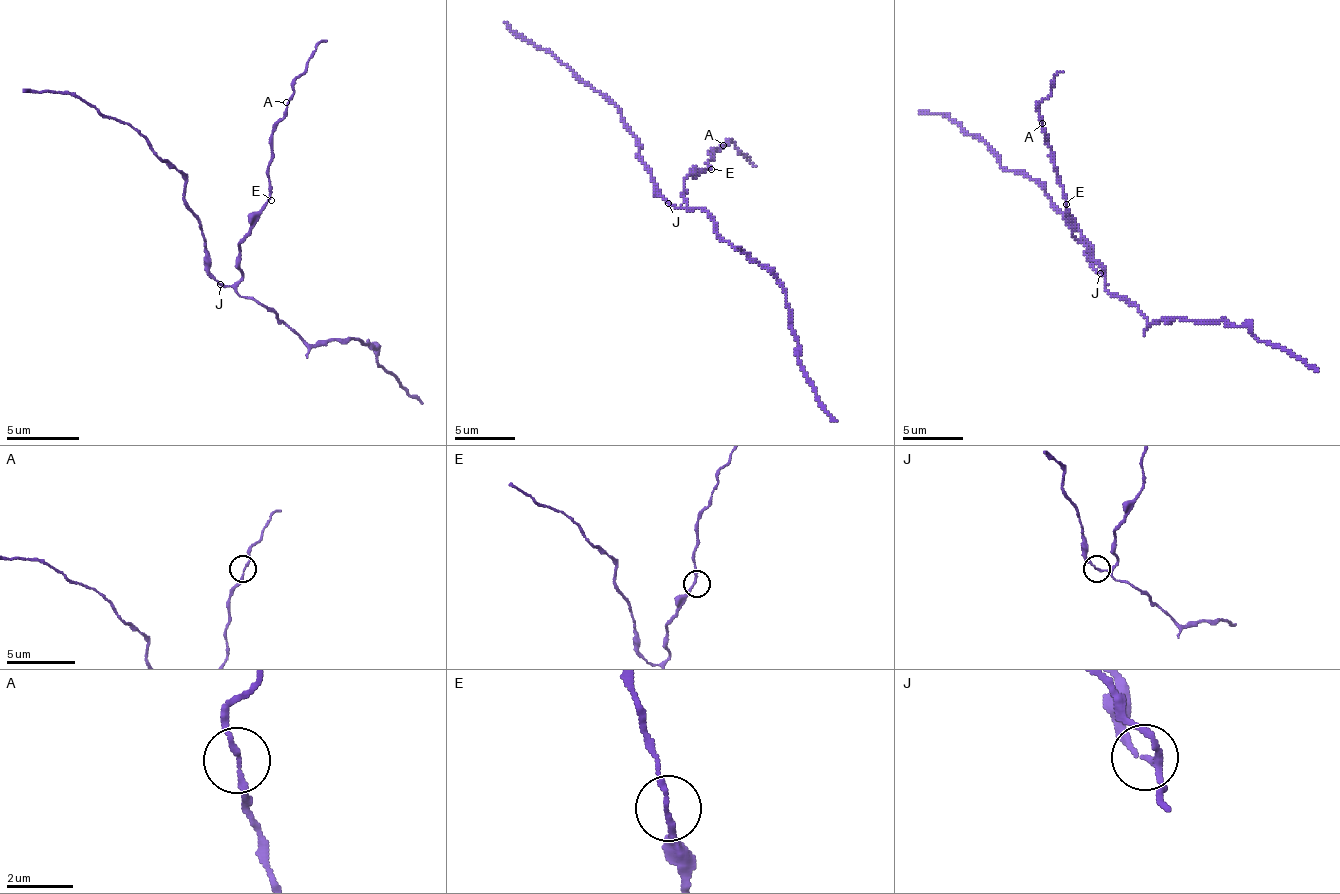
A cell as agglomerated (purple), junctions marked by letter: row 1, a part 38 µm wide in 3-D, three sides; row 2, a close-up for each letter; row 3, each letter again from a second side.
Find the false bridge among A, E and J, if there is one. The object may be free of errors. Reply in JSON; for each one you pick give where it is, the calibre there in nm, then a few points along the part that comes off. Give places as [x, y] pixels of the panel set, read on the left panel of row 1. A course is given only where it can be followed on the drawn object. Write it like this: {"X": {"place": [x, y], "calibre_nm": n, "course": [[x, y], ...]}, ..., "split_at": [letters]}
{"split_at": []}

